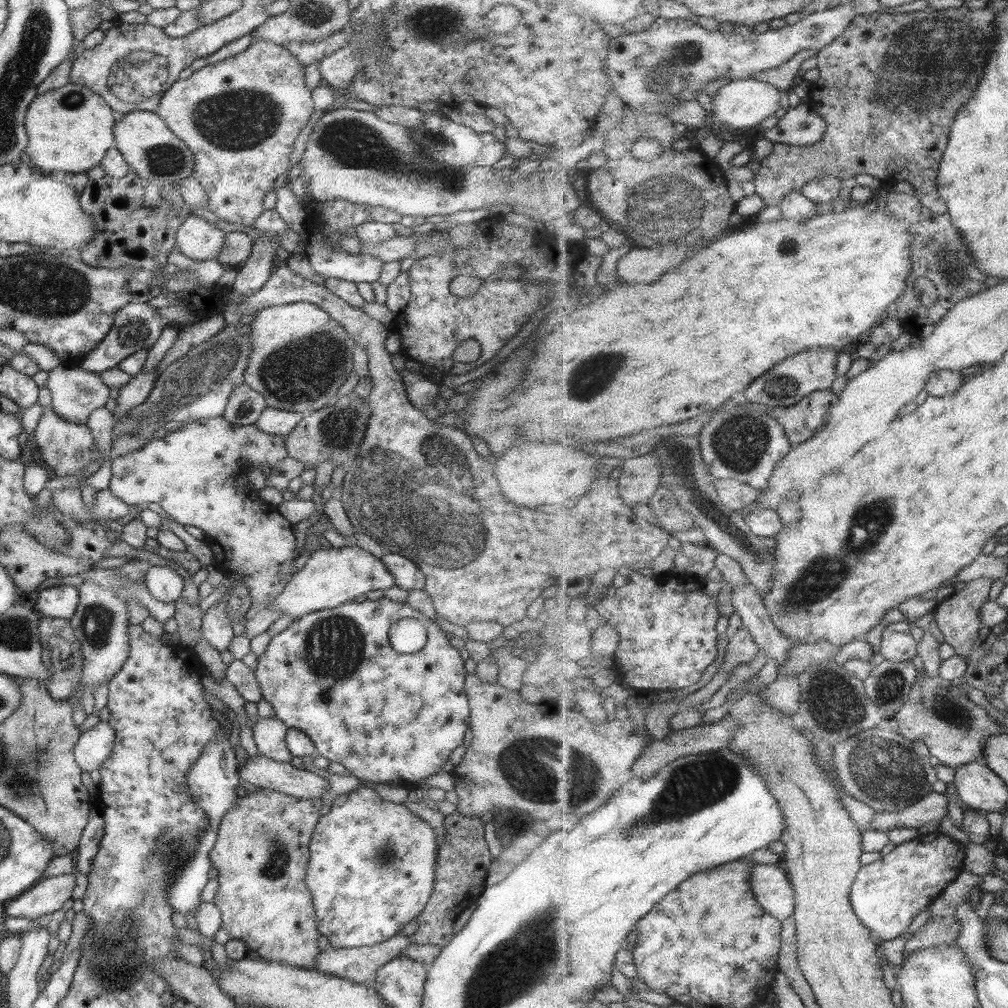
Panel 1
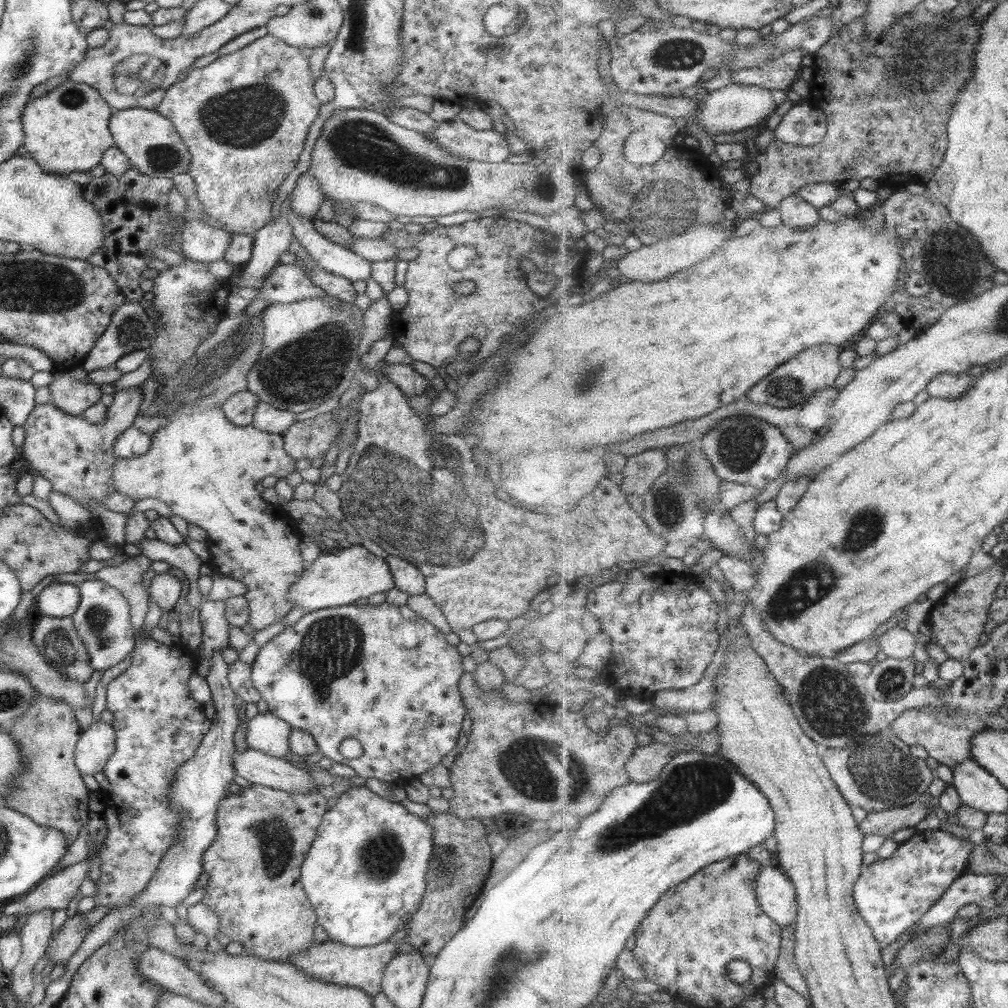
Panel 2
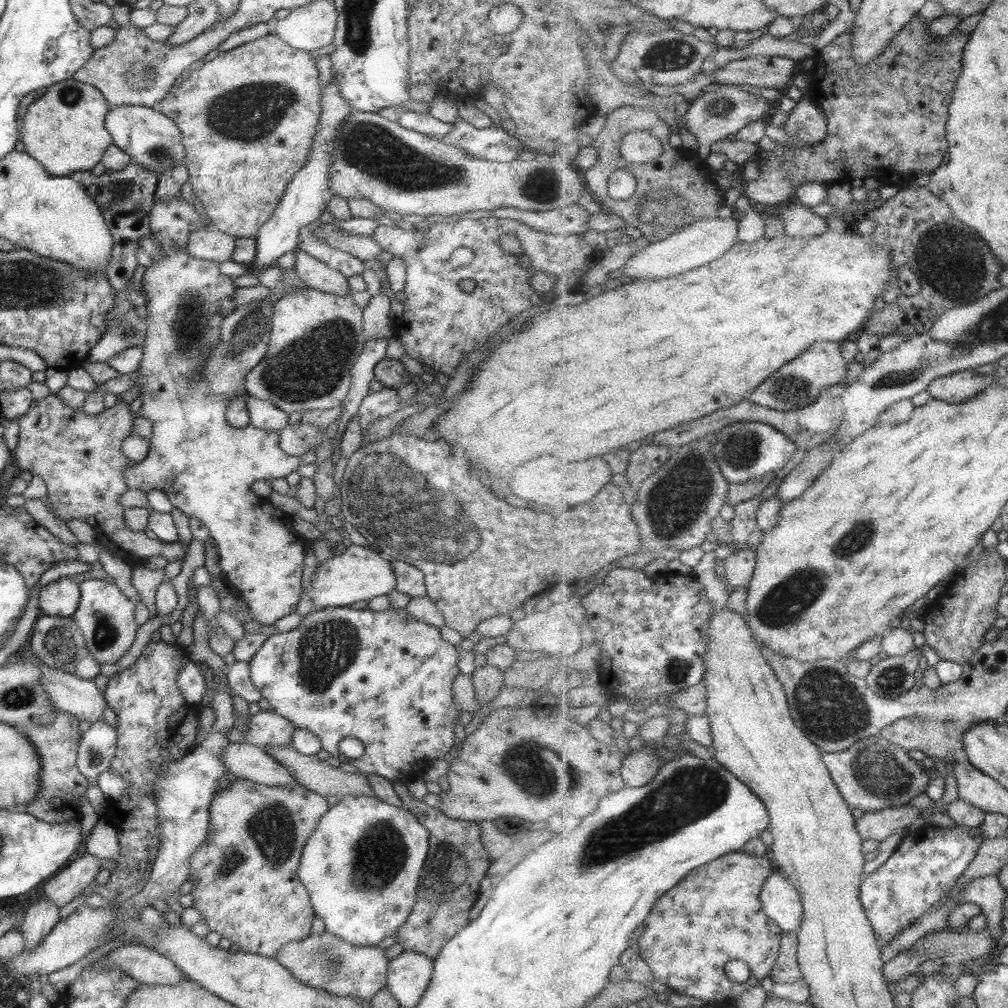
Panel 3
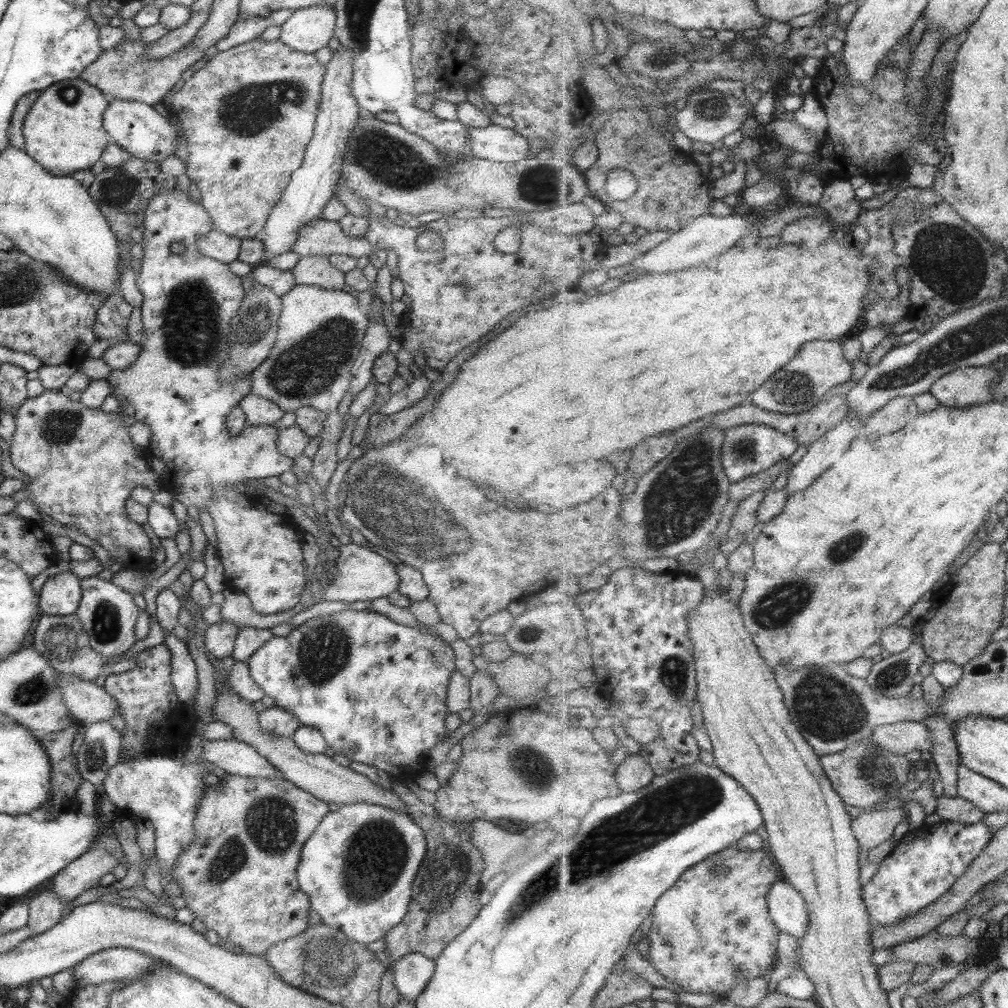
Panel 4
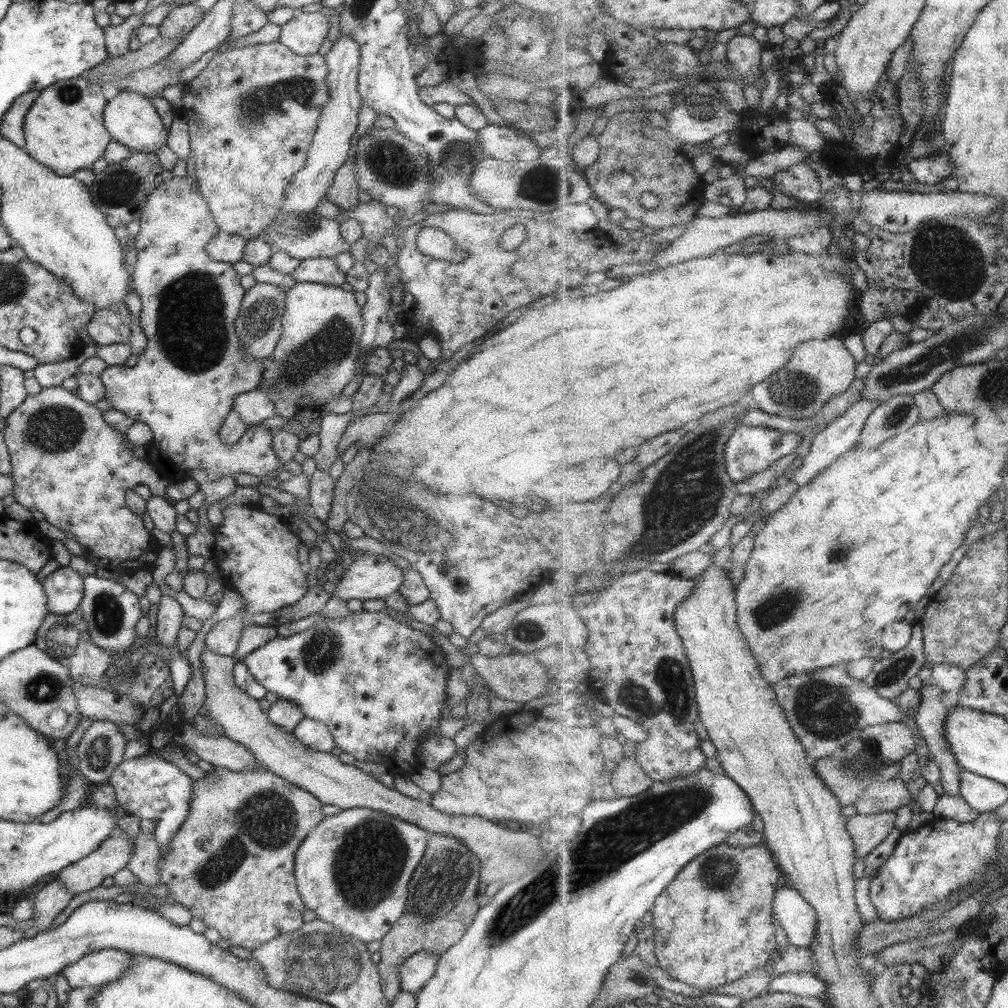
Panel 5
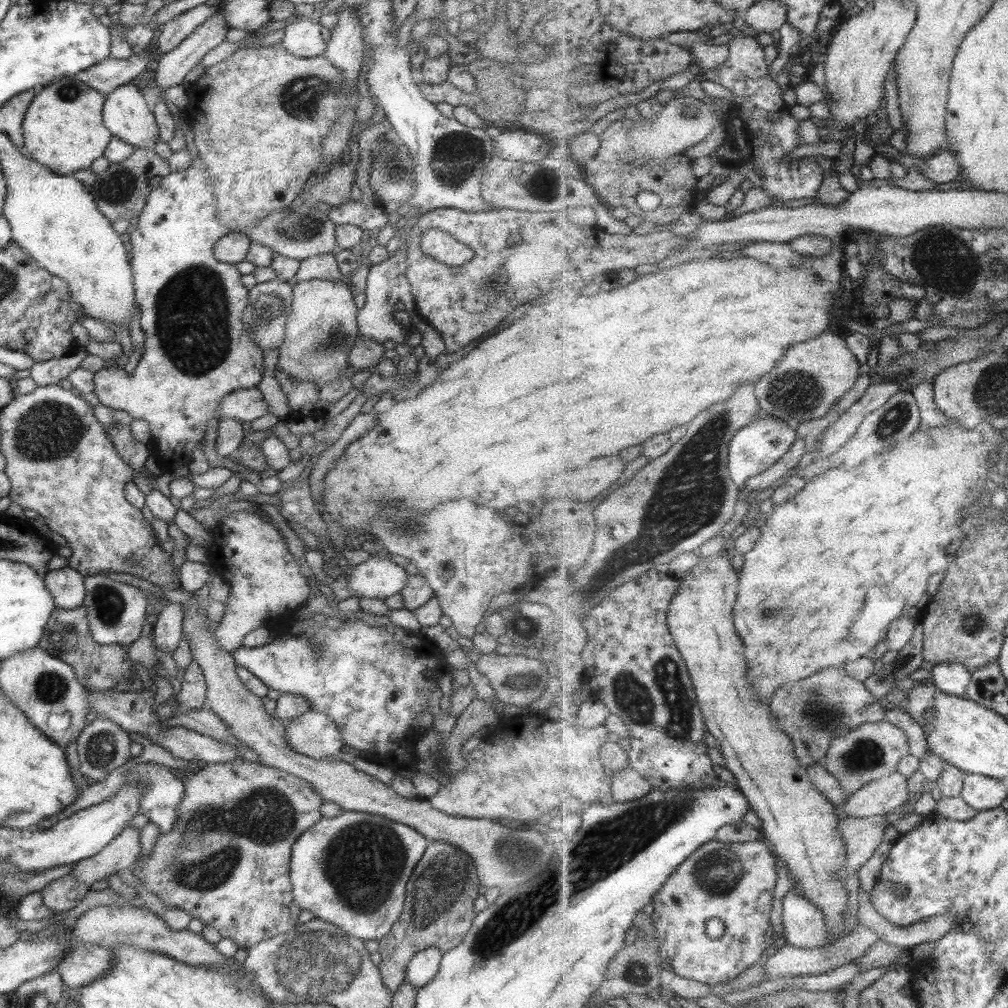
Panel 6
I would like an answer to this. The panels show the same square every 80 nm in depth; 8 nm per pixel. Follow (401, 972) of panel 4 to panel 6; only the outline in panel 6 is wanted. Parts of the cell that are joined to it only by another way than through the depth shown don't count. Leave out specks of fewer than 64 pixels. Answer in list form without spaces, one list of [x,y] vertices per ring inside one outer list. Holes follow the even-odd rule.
[[[429,947],[416,952],[405,969],[405,982],[416,989],[425,986],[437,974],[442,952],[437,947]]]

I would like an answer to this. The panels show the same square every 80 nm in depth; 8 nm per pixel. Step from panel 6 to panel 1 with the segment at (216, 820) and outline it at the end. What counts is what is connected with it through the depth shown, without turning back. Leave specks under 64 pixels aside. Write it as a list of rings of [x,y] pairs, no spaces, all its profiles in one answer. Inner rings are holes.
[[[258,788],[257,792],[247,793],[221,817],[216,842],[209,851],[211,868],[217,870],[217,891],[211,903],[219,910],[220,928],[230,939],[240,940],[247,949],[257,952],[267,961],[282,962],[302,969],[311,969],[317,949],[318,937],[315,926],[315,910],[311,895],[304,883],[306,864],[309,860],[309,842],[312,831],[321,817],[324,804],[320,798],[293,798],[269,788]]]

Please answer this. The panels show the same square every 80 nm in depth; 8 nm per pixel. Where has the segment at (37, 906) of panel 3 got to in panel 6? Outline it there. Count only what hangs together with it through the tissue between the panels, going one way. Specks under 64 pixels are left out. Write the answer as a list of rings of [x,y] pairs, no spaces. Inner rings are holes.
[[[71,874],[49,881],[41,890],[41,902],[51,912],[73,909],[86,895],[88,886],[75,880]]]

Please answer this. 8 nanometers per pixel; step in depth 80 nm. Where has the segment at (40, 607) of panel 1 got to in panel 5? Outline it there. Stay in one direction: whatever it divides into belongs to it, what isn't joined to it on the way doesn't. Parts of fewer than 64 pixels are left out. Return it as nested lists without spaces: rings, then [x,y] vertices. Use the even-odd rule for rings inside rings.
[[[59,567],[42,581],[49,613],[66,615],[78,608],[83,596],[82,577],[68,567]]]

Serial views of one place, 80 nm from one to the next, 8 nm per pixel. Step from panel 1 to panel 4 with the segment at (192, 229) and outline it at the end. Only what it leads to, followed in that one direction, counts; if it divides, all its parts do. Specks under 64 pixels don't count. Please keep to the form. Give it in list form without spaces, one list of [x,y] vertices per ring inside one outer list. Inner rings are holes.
[[[213,228],[197,239],[196,248],[203,256],[227,265],[237,261],[240,239]]]

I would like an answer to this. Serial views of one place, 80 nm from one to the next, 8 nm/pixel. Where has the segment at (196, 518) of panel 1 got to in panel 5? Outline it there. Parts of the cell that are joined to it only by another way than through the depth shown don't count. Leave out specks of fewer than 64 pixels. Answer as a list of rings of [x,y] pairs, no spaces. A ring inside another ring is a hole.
[[[171,175],[146,196],[138,218],[139,231],[134,236],[136,262],[130,268],[130,275],[131,288],[141,301],[139,320],[147,345],[132,368],[107,366],[98,372],[102,399],[109,402],[113,410],[122,411],[134,422],[149,426],[152,433],[150,443],[153,444],[149,456],[159,460],[152,465],[169,482],[188,479],[195,468],[202,468],[206,475],[215,473],[218,478],[232,476],[235,472],[266,476],[281,466],[270,447],[273,430],[261,424],[247,426],[243,436],[229,446],[218,437],[233,397],[257,388],[264,365],[262,360],[247,358],[241,350],[234,323],[246,290],[239,284],[240,276],[232,264],[213,260],[205,252],[205,245],[219,230],[206,198],[193,184],[193,178],[187,175]],[[258,503],[232,504],[222,510],[221,523],[215,525],[211,556],[219,566],[223,582],[243,599],[243,606],[235,616],[217,622],[205,634],[204,644],[211,652],[233,657],[242,630],[250,624],[252,616],[260,612],[275,612],[285,606],[293,610],[306,600],[305,596],[309,594],[309,588],[304,578],[305,568],[300,566],[297,560],[297,546],[302,542],[289,531],[288,525],[281,526],[283,521],[276,515],[268,515],[261,511]]]

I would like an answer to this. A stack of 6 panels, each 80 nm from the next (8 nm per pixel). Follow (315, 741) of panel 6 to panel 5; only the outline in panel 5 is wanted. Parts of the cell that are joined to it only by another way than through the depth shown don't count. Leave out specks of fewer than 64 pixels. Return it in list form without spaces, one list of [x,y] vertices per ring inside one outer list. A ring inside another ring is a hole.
[[[301,718],[293,727],[292,735],[299,743],[322,753],[336,753],[336,746],[329,729],[318,720],[312,718]]]

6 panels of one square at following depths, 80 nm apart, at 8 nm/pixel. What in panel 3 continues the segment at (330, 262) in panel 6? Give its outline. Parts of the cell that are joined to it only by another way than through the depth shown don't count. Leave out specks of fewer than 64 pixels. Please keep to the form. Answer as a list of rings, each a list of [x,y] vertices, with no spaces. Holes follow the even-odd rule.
[[[298,248],[294,252],[296,258],[294,273],[306,288],[335,296],[351,294],[344,274],[330,269],[324,262],[309,256]]]

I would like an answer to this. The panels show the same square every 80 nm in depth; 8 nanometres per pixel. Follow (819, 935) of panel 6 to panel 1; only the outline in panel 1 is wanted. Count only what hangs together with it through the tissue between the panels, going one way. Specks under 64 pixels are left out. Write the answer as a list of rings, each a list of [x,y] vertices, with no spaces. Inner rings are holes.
[[[776,864],[752,865],[752,887],[760,906],[779,921],[795,916],[795,889],[788,873]]]

